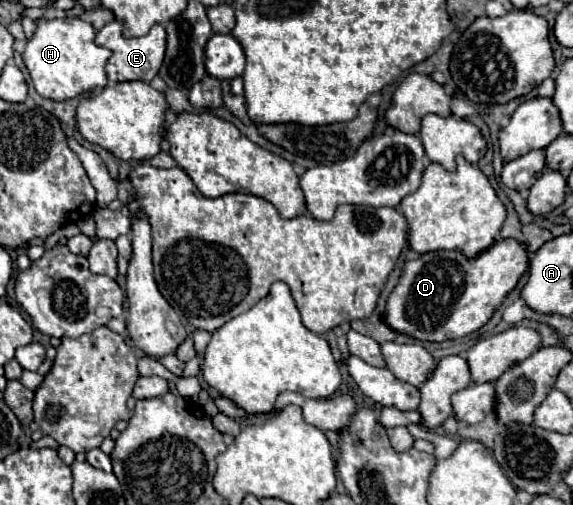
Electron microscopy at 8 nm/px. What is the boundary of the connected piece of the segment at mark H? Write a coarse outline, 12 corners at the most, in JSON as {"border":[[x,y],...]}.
{"border":[[77,17],[37,21],[23,51],[35,91],[67,101],[107,85],[109,49]]}

